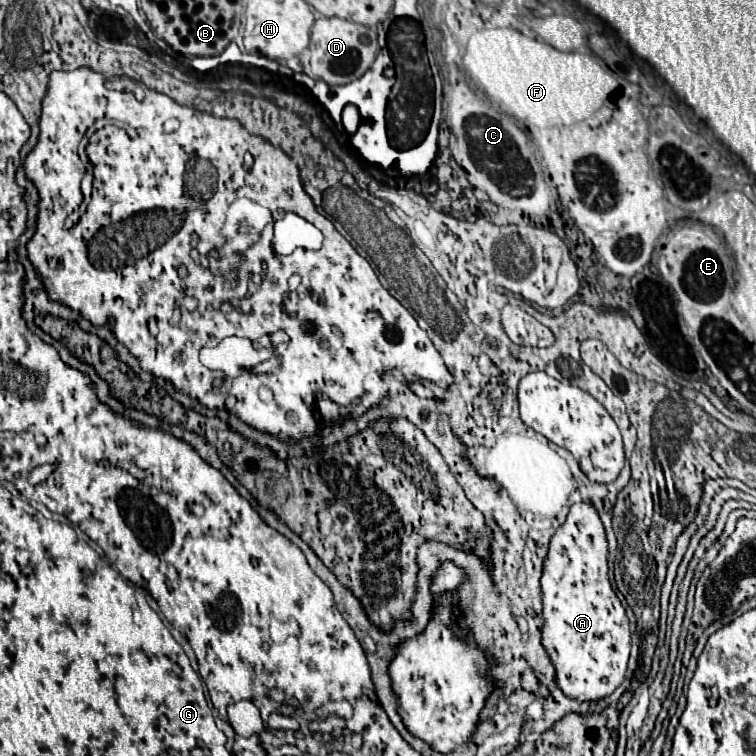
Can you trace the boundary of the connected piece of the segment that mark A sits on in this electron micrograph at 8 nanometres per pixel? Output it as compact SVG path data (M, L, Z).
M583 501L571 505L564 524L553 535L553 539L550 539L549 555L543 565L541 587L543 587L543 619L545 619L543 645L555 665L557 685L569 697L579 701L593 701L611 695L623 681L627 669L631 633L625 609L609 583L607 539L603 523L593 503Z

